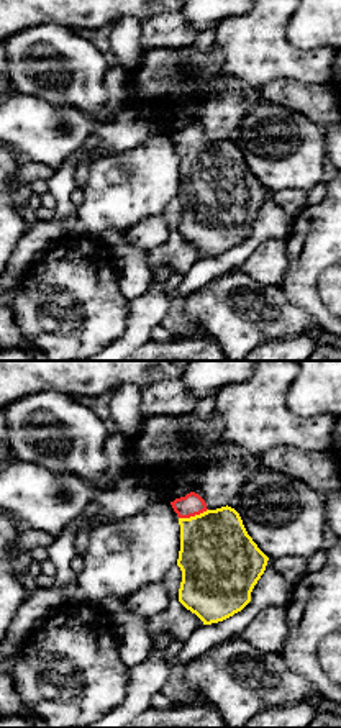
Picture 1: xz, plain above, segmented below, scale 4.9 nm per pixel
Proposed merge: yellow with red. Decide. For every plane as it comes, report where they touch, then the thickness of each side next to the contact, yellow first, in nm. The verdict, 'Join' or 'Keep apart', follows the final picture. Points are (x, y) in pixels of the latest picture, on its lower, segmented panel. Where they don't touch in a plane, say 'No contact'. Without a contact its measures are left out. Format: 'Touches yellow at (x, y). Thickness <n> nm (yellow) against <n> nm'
Touches yellow at (192, 517). Thickness 380 nm (yellow) against 110 nm

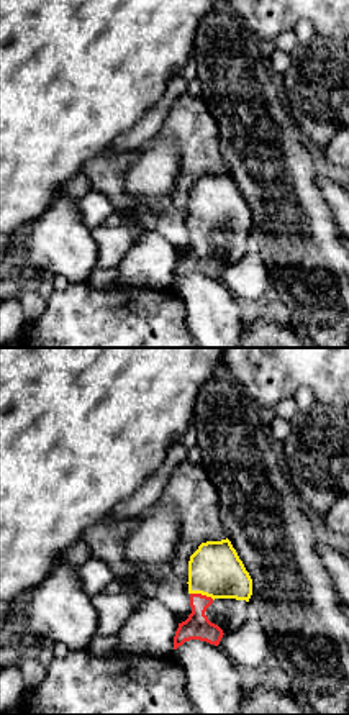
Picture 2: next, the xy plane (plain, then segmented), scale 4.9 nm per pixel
Touches yellow at (202, 594). Thickness 260 nm (yellow) against 130 nm

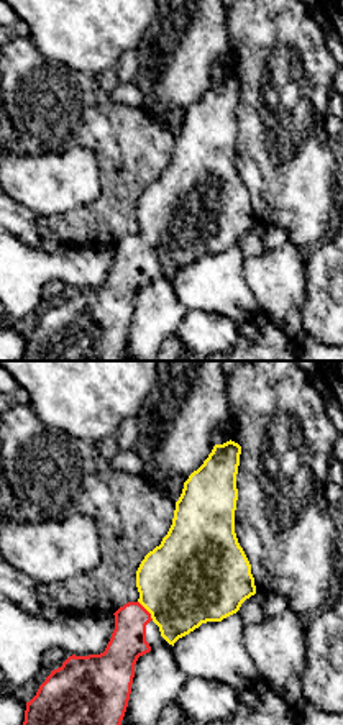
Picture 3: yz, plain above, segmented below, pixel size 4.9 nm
Touches yellow at (146, 609). Thickness 440 nm (yellow) against 180 nm

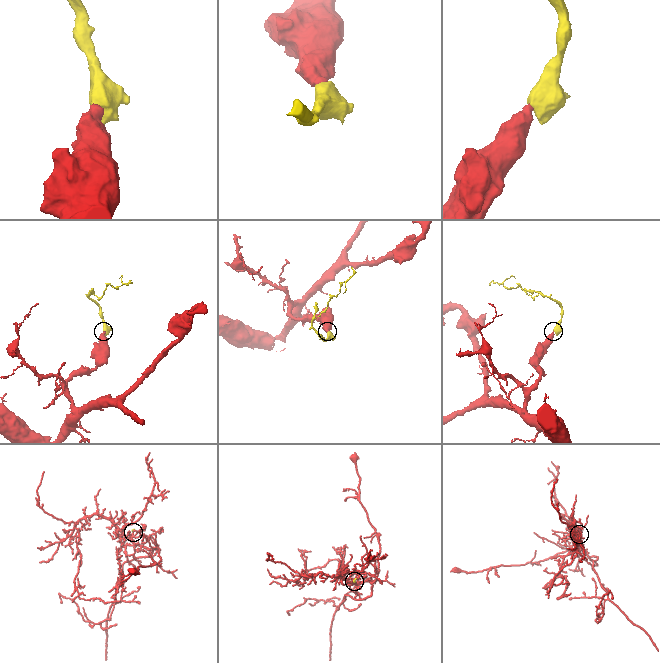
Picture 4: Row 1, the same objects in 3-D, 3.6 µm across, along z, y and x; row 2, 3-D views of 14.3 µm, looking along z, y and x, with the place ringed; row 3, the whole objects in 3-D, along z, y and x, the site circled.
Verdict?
Join

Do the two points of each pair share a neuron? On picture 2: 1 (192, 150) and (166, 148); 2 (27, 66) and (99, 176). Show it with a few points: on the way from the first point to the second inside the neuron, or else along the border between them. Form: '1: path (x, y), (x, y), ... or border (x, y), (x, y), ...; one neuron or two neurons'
1: border (153, 140), (172, 140), (177, 145), (176, 184); two neurons
2: border (107, 146), (81, 169); two neurons

